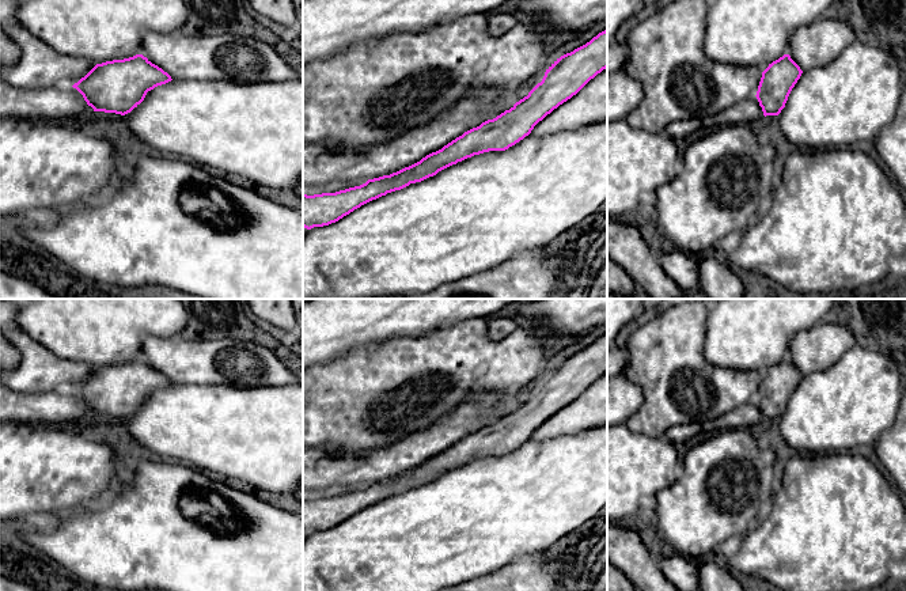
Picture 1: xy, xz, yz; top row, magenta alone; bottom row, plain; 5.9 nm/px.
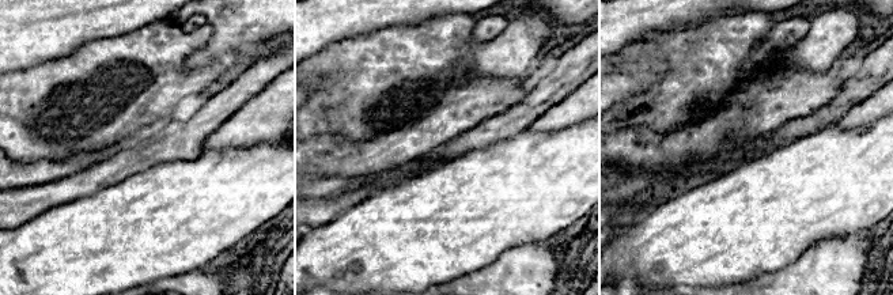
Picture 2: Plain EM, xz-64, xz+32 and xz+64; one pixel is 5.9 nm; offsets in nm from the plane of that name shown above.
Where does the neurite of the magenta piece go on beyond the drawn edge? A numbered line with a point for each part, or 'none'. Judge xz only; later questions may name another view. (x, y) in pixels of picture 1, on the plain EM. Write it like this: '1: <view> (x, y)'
none

